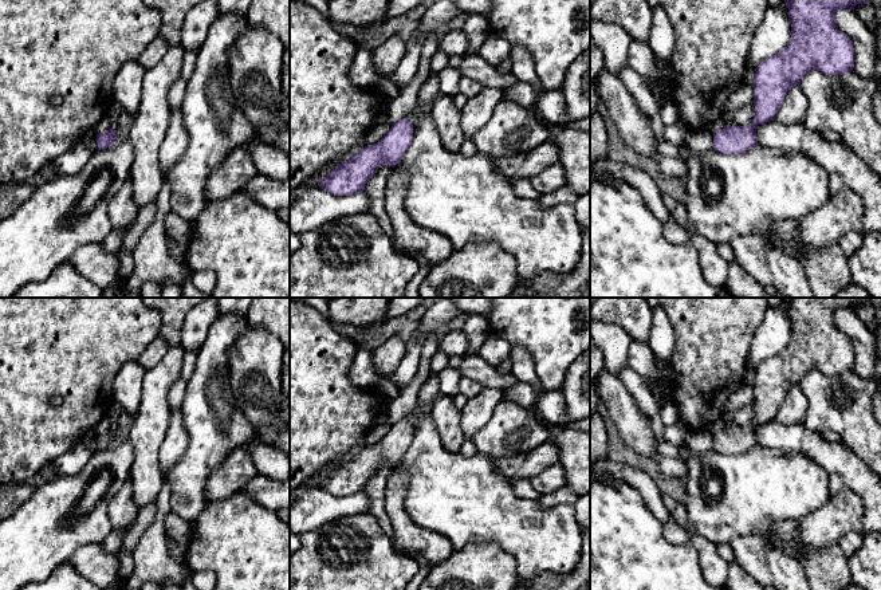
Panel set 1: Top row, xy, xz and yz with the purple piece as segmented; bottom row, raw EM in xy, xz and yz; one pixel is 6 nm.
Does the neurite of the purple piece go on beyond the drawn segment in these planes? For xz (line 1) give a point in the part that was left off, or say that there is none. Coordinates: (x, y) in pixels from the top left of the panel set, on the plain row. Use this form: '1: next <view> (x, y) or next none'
1: next none

